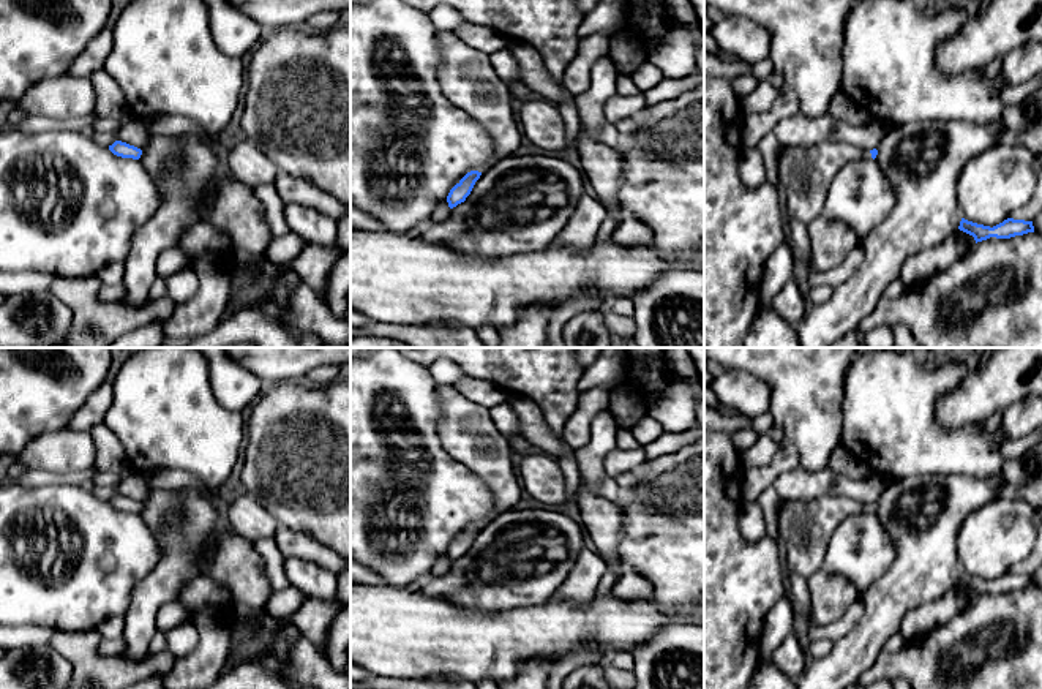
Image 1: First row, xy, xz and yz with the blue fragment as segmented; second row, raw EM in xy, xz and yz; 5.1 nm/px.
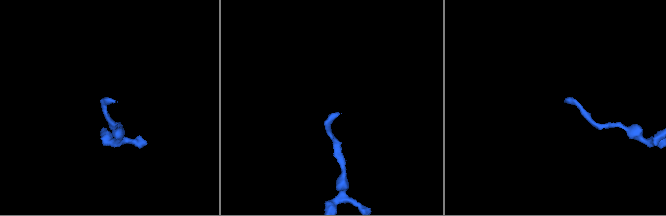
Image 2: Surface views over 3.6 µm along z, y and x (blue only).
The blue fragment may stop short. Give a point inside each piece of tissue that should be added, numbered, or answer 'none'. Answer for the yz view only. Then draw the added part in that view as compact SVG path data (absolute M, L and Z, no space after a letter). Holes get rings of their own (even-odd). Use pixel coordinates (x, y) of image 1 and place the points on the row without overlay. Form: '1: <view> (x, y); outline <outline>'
1: yz (804, 528); outline M835 495L808 501L783 501L777 531L785 569L805 580L823 570L827 545L837 525L862 512L871 512L870 504Z

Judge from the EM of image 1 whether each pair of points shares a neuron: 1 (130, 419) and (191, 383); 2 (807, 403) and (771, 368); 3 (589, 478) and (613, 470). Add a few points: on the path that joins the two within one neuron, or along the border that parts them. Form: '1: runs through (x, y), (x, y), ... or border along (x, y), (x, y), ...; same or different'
1: runs through (146, 414), (176, 387); same
2: runs through (798, 394), (780, 376); same
3: border along (616, 448), (605, 460), (605, 473); different

